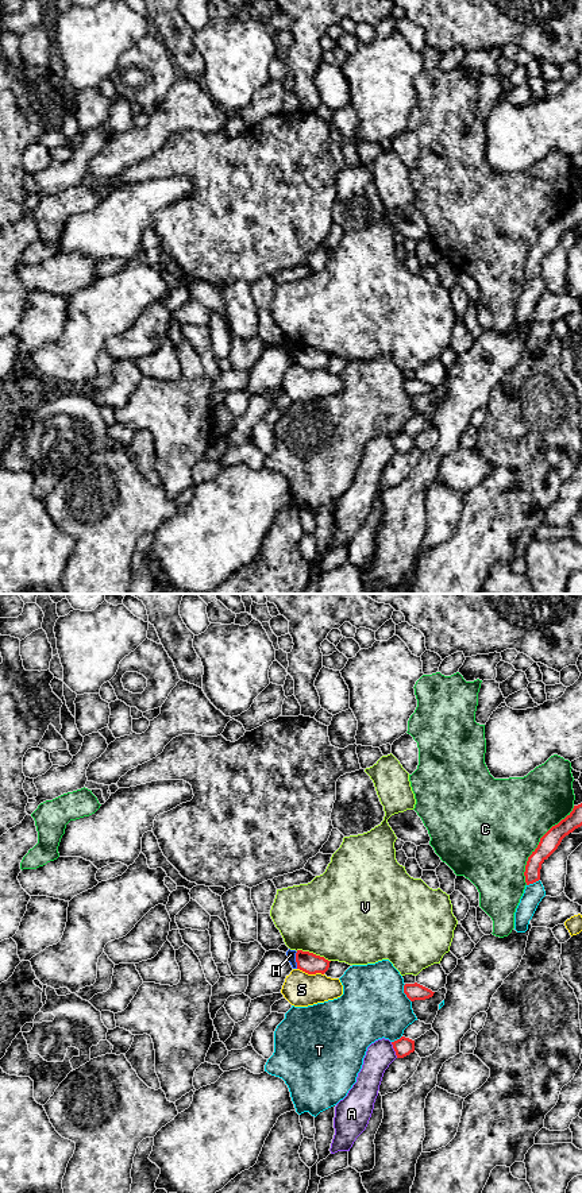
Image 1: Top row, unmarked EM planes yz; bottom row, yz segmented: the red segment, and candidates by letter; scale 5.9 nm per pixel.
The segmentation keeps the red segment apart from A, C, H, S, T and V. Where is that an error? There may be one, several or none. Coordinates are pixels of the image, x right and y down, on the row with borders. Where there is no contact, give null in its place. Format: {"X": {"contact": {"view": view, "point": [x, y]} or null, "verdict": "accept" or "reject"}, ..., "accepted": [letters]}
{"A": {"contact": {"view": "yz", "point": [394, 1050]}, "verdict": "reject"}, "C": {"contact": {"view": "yz", "point": [539, 844]}, "verdict": "reject"}, "H": {"contact": {"view": "yz", "point": [296, 960]}, "verdict": "reject"}, "S": {"contact": {"view": "yz", "point": [311, 973]}, "verdict": "reject"}, "T": {"contact": {"view": "yz", "point": [405, 993]}, "verdict": "reject"}, "V": {"contact": {"view": "yz", "point": [312, 953]}, "verdict": "reject"}, "accepted": []}

